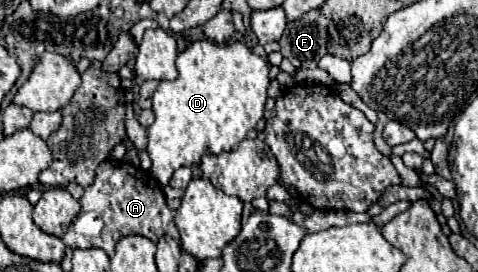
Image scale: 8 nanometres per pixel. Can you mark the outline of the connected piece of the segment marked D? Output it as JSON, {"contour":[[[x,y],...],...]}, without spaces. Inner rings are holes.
{"contour":[[[210,40],[194,42],[190,48],[178,54],[176,58],[178,78],[172,82],[160,82],[152,96],[152,112],[156,116],[154,124],[148,128],[146,152],[152,160],[152,176],[166,186],[172,178],[172,172],[180,166],[200,164],[204,154],[220,154],[236,150],[238,144],[246,138],[250,130],[256,128],[258,120],[264,116],[266,90],[270,86],[268,62],[254,54],[246,44],[214,44]]]}

